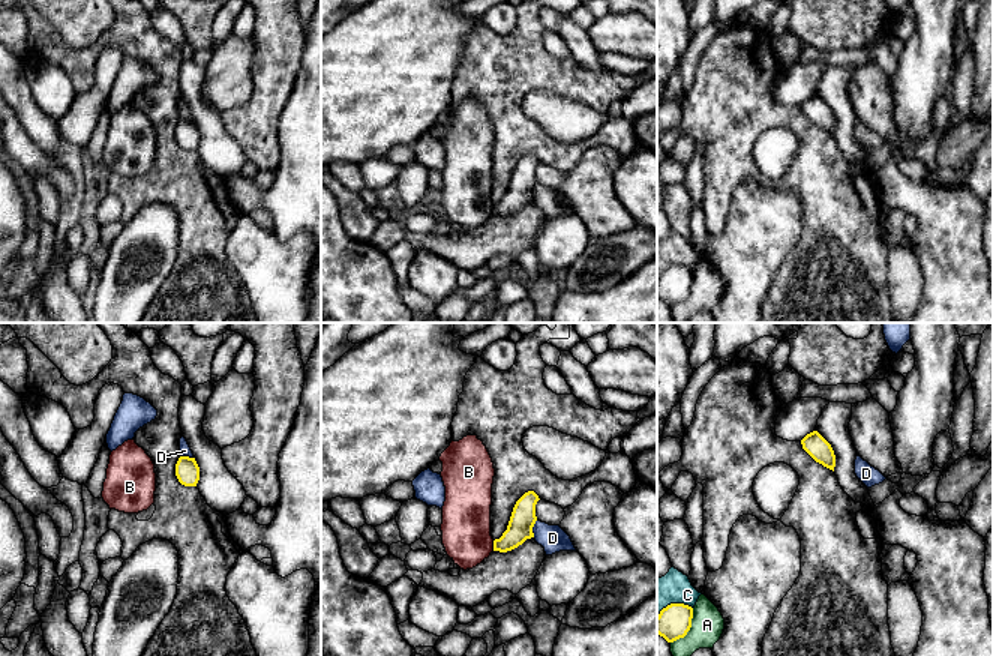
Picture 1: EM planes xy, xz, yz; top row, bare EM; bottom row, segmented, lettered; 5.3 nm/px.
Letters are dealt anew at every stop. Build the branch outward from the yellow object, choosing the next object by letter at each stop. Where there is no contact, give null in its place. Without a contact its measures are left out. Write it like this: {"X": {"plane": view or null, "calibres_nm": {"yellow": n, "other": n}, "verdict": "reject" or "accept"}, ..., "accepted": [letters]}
{"A": {"plane": "yz", "calibres_nm": {"yellow": 180, "other": 180}, "verdict": "reject"}, "B": {"plane": "xz", "calibres_nm": {"yellow": 140, "other": 260}, "verdict": "reject"}, "C": {"plane": "yz", "calibres_nm": {"yellow": 180, "other": 170}, "verdict": "reject"}, "D": {"plane": "xz", "calibres_nm": {"yellow": 140, "other": 140}, "verdict": "reject"}, "accepted": []}

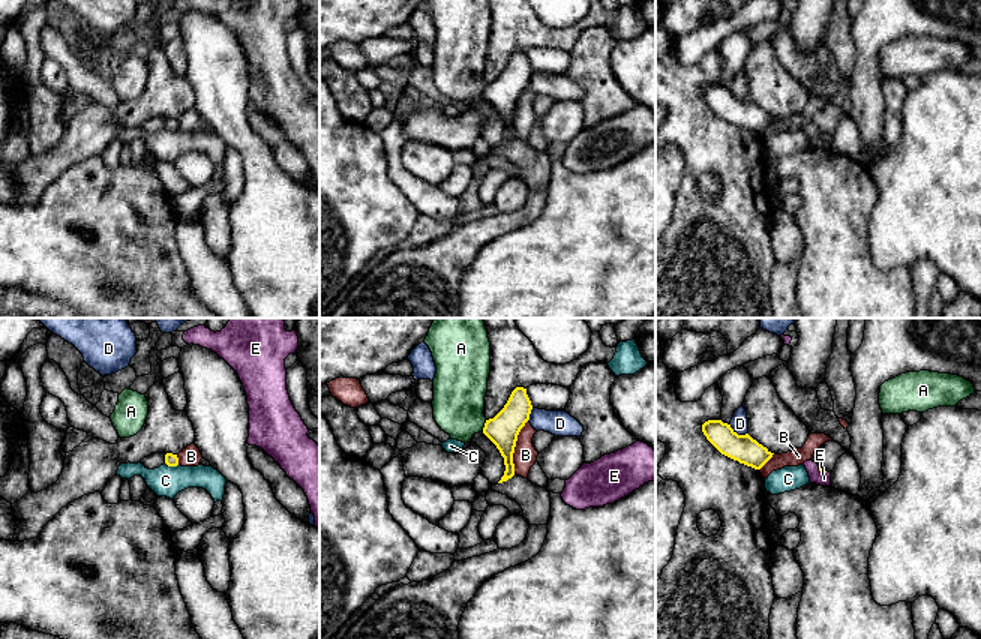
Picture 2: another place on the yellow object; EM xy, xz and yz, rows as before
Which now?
{"A": {"plane": "xz", "calibres_nm": {"yellow": 170, "other": 280}, "verdict": "reject"}, "B": {"plane": "xz", "calibres_nm": {"yellow": 170, "other": 130}, "verdict": "reject"}, "C": {"plane": "xy", "calibres_nm": {"yellow": 70, "other": 160}, "verdict": "reject"}, "D": {"plane": "yz", "calibres_nm": {"yellow": 150, "other": 100}, "verdict": "reject"}, "E": {"plane": "yz", "calibres_nm": {"yellow": 20, "other": 80}, "verdict": "reject"}, "accepted": []}

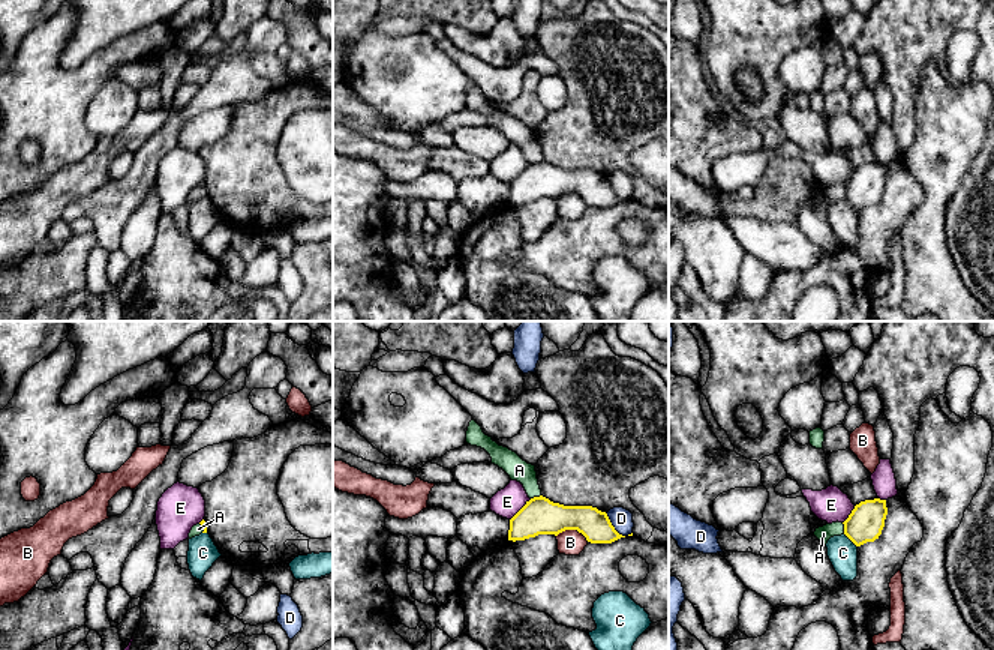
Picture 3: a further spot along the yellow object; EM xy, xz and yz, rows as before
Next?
{"A": {"plane": "yz", "calibres_nm": {"yellow": 190, "other": 80}, "verdict": "reject"}, "B": {"plane": "xz", "calibres_nm": {"yellow": 200, "other": 140}, "verdict": "reject"}, "C": {"plane": "yz", "calibres_nm": {"yellow": 190, "other": 160}, "verdict": "reject"}, "D": {"plane": "xz", "calibres_nm": {"yellow": 160, "other": 120}, "verdict": "reject"}, "E": {"plane": "xz", "calibres_nm": {"yellow": 200, "other": 150}, "verdict": "reject"}, "accepted": []}

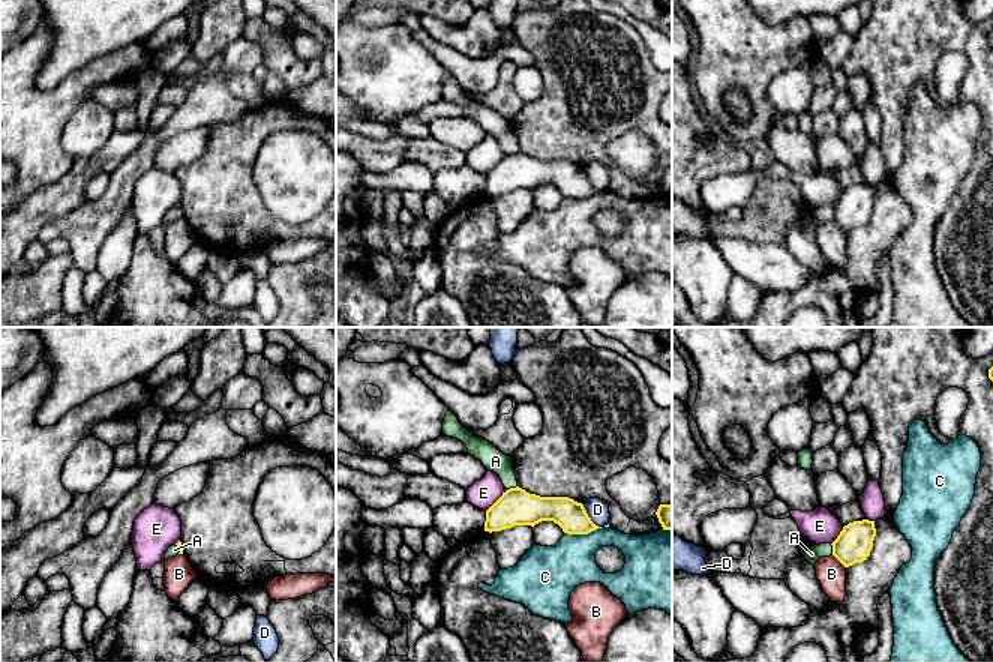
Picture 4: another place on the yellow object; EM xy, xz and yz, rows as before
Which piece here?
{"A": {"plane": "yz", "calibres_nm": {"yellow": 190, "other": 80}, "verdict": "reject"}, "B": {"plane": "yz", "calibres_nm": {"yellow": 190, "other": 160}, "verdict": "reject"}, "C": {"plane": "xz", "calibres_nm": {"yellow": 160, "other": 280}, "verdict": "reject"}, "D": {"plane": "xz", "calibres_nm": {"yellow": 160, "other": 120}, "verdict": "reject"}, "E": {"plane": "xz", "calibres_nm": {"yellow": 200, "other": 150}, "verdict": "reject"}, "accepted": []}

